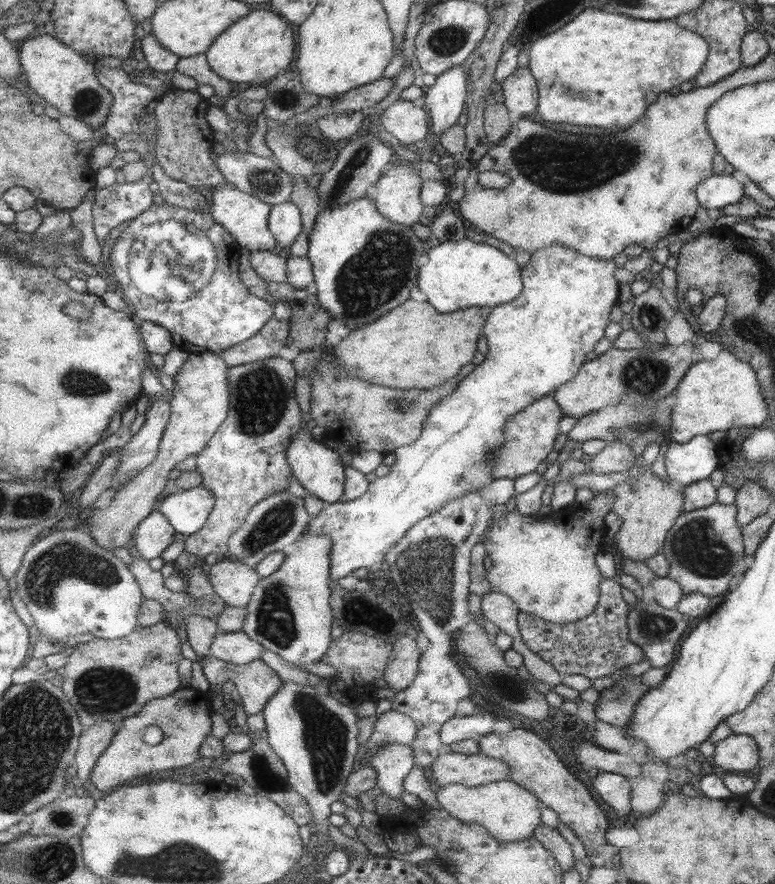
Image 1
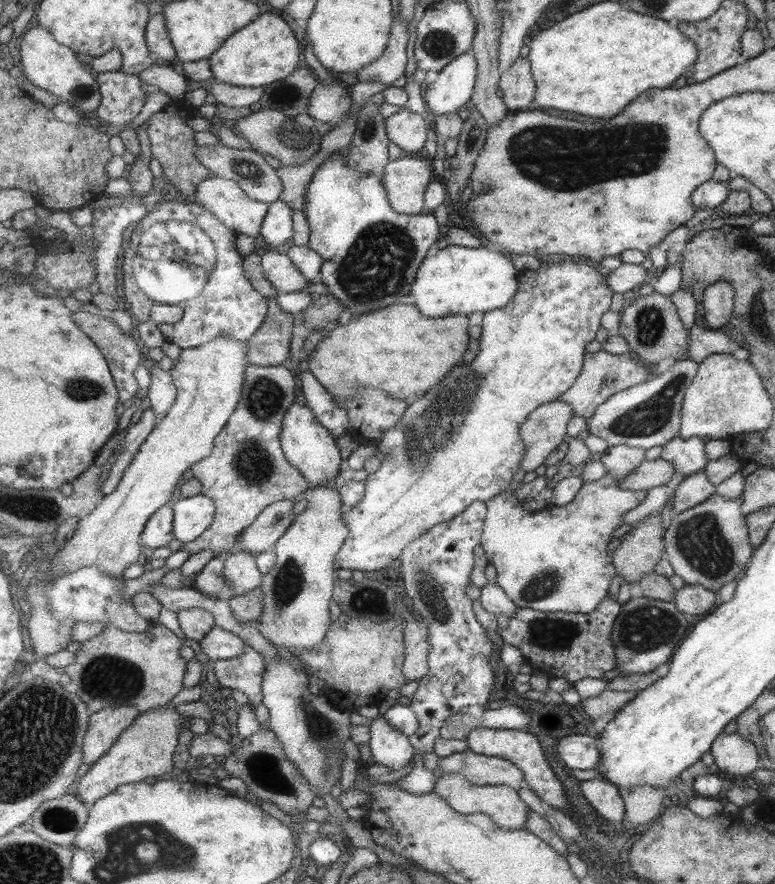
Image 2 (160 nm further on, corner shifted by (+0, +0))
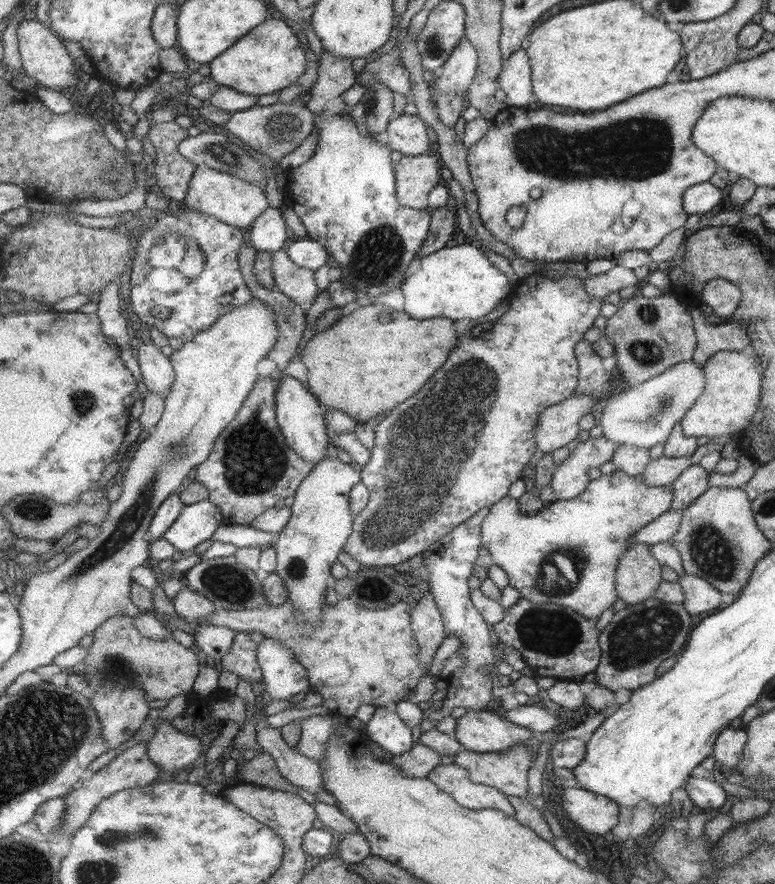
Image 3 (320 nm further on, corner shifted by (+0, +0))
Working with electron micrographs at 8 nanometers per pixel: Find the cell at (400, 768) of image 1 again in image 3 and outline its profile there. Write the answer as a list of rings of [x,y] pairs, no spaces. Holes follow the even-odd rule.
[[[376,707],[366,728],[367,736],[393,757],[407,754],[415,746],[413,730],[395,707]]]

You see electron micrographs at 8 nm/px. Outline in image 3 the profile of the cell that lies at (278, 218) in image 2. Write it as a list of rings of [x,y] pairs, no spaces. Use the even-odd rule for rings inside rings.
[[[269,207],[247,231],[247,241],[258,252],[275,253],[285,246],[287,221],[279,207]]]

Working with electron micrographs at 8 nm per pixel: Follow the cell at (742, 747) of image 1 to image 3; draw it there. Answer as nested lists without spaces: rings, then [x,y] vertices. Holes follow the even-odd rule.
[[[724,728],[716,737],[713,744],[712,760],[719,762],[729,769],[737,766],[737,761],[743,756],[743,748],[746,744],[746,731],[743,728]]]

